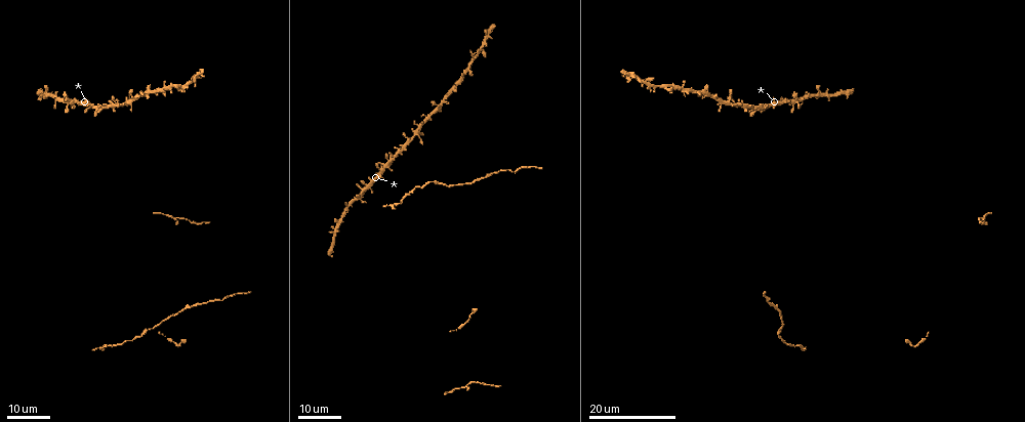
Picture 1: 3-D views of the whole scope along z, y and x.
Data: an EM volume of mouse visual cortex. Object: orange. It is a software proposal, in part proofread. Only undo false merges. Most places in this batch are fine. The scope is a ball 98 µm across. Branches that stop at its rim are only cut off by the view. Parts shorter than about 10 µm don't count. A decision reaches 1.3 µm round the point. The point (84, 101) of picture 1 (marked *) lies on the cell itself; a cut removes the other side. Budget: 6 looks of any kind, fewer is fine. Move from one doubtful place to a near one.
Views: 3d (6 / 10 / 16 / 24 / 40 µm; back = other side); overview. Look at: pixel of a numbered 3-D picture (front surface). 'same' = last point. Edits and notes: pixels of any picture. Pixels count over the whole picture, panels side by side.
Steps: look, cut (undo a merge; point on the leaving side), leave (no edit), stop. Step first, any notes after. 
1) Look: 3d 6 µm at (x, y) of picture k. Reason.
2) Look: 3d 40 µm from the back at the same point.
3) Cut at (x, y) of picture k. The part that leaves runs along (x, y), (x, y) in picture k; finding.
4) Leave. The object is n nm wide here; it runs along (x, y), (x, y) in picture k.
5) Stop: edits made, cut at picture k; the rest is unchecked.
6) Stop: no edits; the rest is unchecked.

Look: 3d 16 µm at (796, 100) of picture 1. Arms part here.

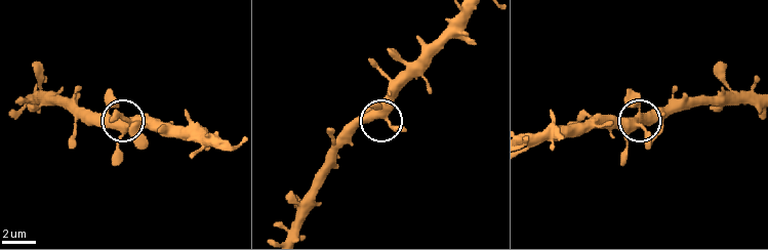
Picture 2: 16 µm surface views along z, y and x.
Look: 3d 10 µm at (634, 121) of picture 2. Zoom in.

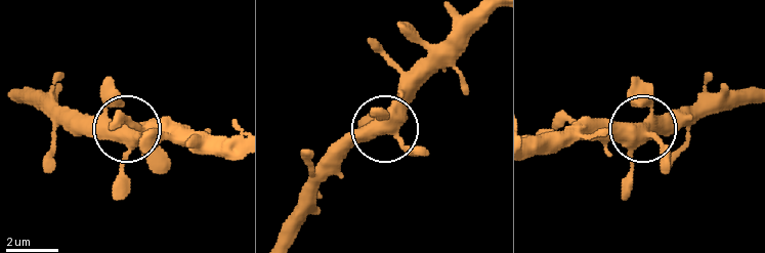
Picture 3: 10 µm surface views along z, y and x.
Leave. The object is 440 nm wide here; all the same cell.

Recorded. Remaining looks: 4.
Look: 3d 24 µm at (489, 175) of picture 1. Three arms meet.

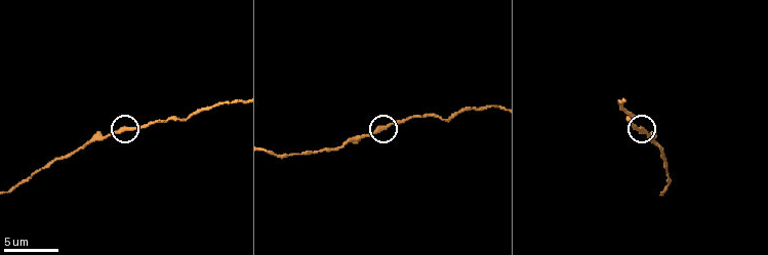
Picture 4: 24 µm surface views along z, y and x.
Look: 3d 6 µm at (129, 127) of picture 4.

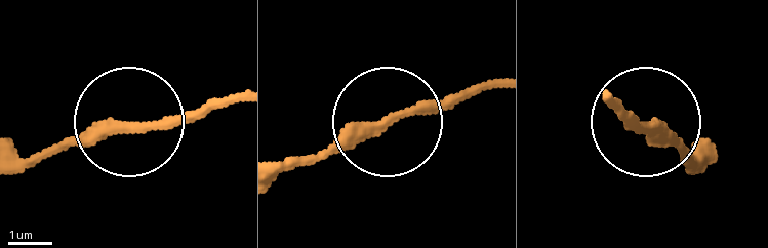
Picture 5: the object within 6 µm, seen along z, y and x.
Leave. 3 arms meet here; one cell here.

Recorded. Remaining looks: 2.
Look: 3d 6 µm at (660, 193) of picture 4. Thick turns thin.

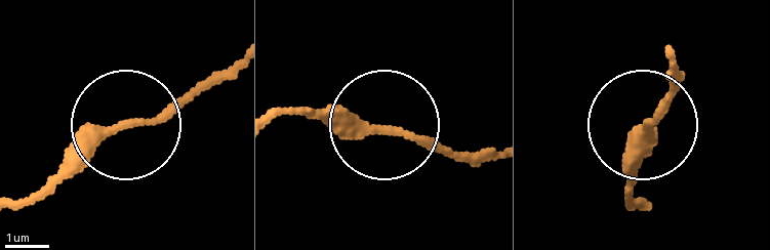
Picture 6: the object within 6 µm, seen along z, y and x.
Leave. The object is 240 nm wide here; continuous, no second cell.

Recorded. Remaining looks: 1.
Stop: no edits; the rest is unchecked.

